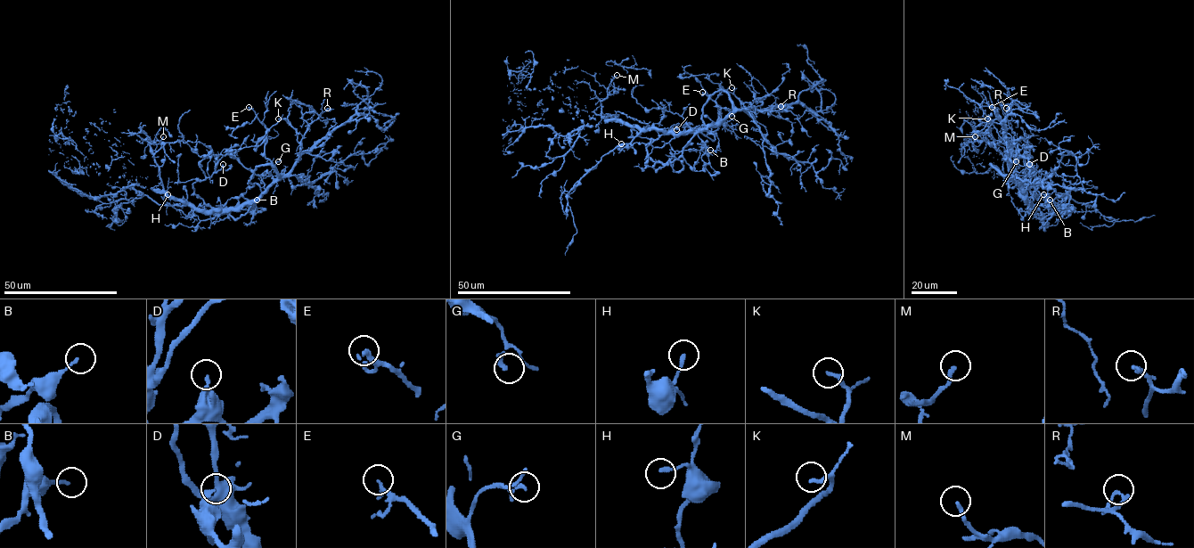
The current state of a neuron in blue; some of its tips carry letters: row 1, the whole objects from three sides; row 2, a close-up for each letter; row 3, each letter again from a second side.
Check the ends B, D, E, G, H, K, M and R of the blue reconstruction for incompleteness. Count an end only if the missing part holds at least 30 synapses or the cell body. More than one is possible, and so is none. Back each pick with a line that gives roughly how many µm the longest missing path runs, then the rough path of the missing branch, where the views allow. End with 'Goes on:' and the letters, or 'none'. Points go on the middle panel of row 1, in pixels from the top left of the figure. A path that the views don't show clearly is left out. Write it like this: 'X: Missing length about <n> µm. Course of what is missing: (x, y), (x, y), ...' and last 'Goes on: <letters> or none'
E: Missing length about 20 µm. Course of what is missing: (702, 92), (680, 88), (678, 83), (688, 79)
Goes on: E

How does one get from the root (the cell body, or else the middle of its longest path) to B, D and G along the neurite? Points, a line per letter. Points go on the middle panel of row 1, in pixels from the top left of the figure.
B: (622, 123), (672, 131), (675, 134), (697, 133), (705, 147), (710, 150)
D: (622, 123), (697, 133), (704, 169), (648, 155), (676, 129)
G: (622, 123), (677, 134), (714, 126), (731, 112), (728, 110), (731, 116)

